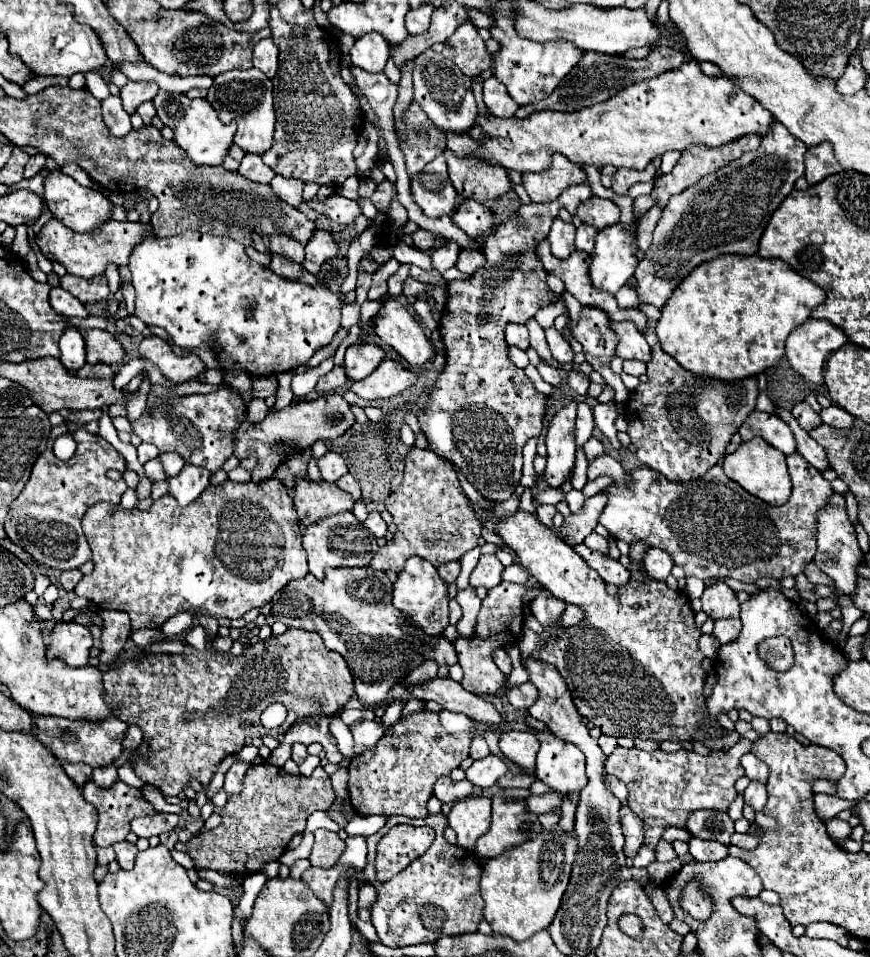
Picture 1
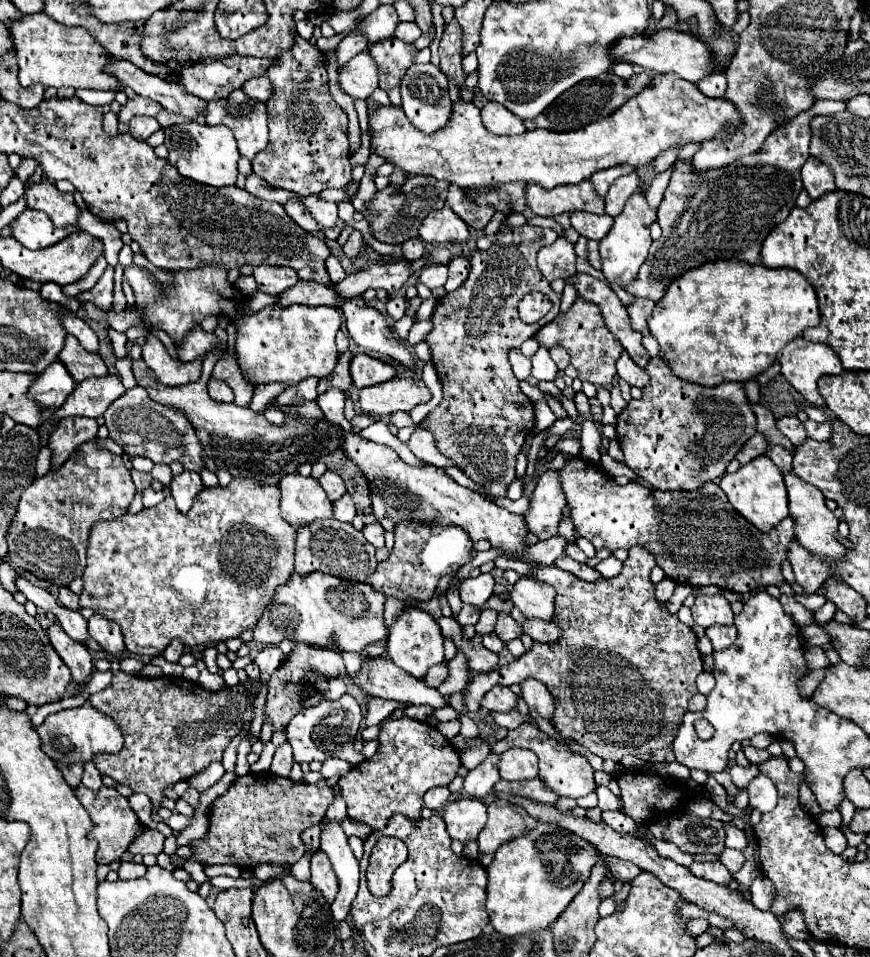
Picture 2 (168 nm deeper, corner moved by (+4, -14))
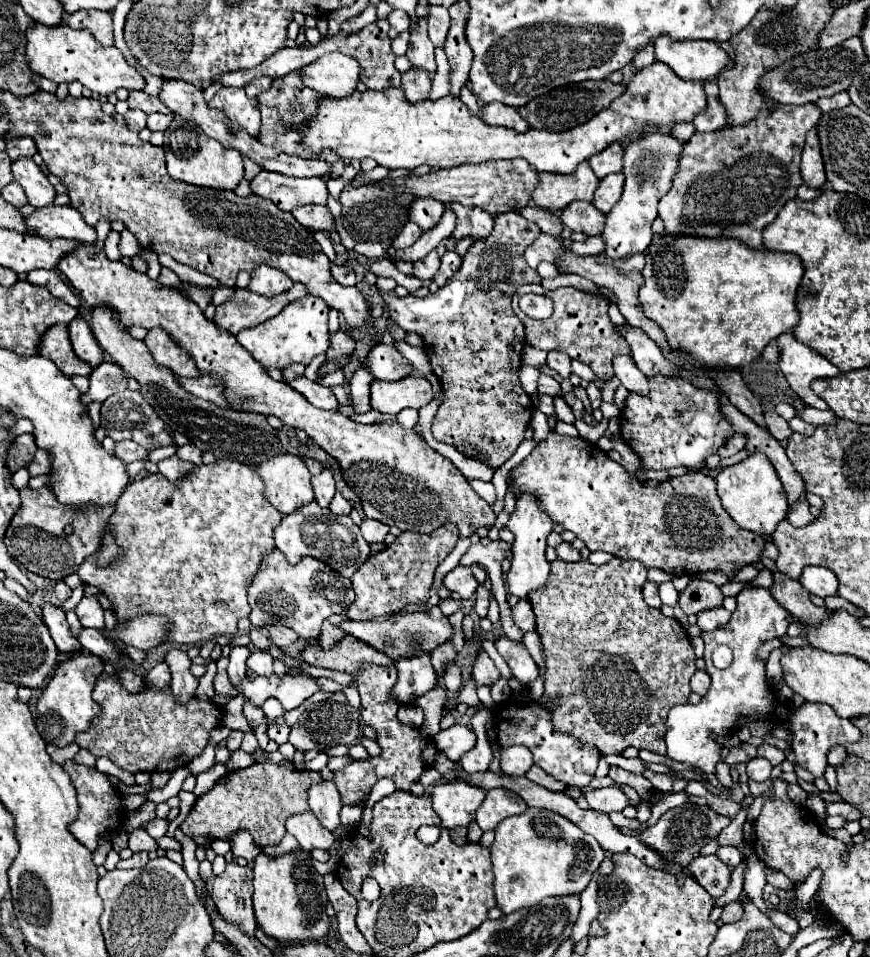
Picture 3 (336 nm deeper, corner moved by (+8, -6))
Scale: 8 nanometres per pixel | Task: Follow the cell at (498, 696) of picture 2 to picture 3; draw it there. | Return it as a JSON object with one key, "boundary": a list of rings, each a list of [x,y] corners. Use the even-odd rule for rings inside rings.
{"boundary":[[[479,651],[471,675],[475,679],[475,685],[493,685],[499,679],[499,671],[485,651]]]}

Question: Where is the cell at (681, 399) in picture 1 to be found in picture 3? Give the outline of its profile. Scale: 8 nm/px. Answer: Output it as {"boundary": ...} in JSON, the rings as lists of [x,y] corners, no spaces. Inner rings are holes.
{"boundary":[[[649,379],[651,393],[647,397],[629,395],[625,409],[621,413],[621,439],[639,455],[643,469],[667,471],[673,467],[691,467],[699,469],[707,455],[713,455],[731,435],[731,425],[719,415],[719,401],[713,391],[697,389],[695,385],[687,383],[685,379]]]}

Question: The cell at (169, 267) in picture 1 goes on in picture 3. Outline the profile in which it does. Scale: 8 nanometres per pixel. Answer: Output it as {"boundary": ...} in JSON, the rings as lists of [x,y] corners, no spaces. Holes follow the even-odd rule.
{"boundary":[[[305,295],[305,297],[297,299],[295,303],[289,303],[277,317],[269,319],[267,323],[241,331],[237,335],[237,339],[253,355],[253,359],[259,361],[261,367],[265,367],[265,369],[269,369],[269,367],[281,369],[291,363],[309,365],[315,355],[325,353],[329,347],[327,313],[329,313],[329,307],[327,307],[327,303],[323,303],[323,299],[319,299],[315,295]]]}

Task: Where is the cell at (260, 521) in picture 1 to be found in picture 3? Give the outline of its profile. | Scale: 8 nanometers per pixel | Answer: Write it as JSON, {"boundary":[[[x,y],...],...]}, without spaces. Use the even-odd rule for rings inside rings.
{"boundary":[[[233,459],[193,467],[179,483],[171,483],[161,473],[147,475],[141,481],[131,481],[109,519],[111,527],[115,527],[115,539],[123,549],[123,559],[115,567],[99,569],[95,567],[95,555],[91,555],[77,573],[83,583],[95,585],[107,595],[117,619],[129,619],[143,611],[167,615],[171,619],[173,643],[207,643],[219,635],[235,635],[237,621],[249,615],[247,587],[259,569],[259,559],[275,547],[273,529],[279,525],[279,519],[281,513],[263,499],[259,475]]]}

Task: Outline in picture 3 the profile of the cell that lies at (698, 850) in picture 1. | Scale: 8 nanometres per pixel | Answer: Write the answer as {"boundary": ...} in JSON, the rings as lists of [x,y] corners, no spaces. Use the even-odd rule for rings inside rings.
{"boundary":[[[699,855],[687,871],[711,897],[721,897],[729,885],[731,869],[717,855]]]}

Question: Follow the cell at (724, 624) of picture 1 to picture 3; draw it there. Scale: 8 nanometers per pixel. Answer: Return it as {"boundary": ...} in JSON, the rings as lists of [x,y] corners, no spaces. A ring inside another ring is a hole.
{"boundary":[[[717,607],[717,609],[707,609],[697,613],[697,625],[701,631],[715,631],[719,627],[723,627],[729,621],[731,613],[725,607]]]}

